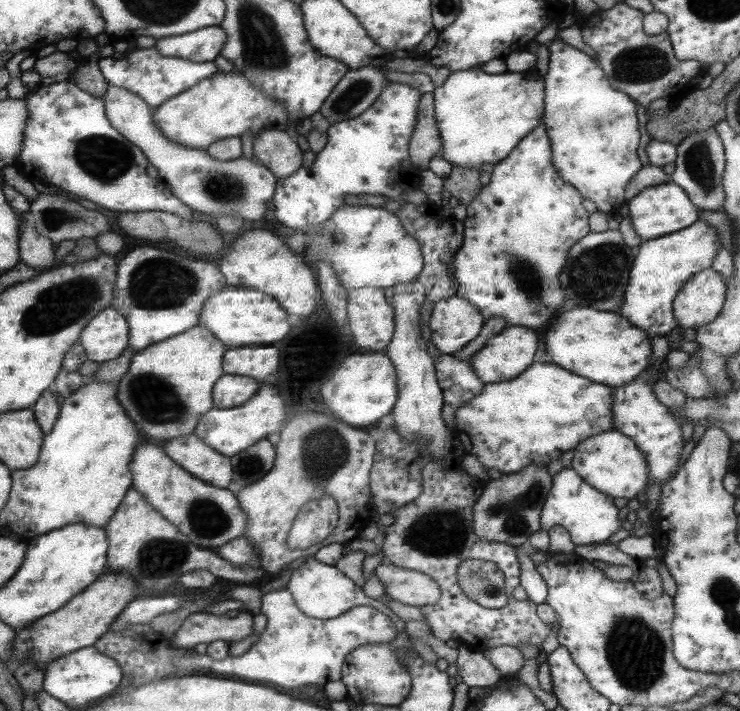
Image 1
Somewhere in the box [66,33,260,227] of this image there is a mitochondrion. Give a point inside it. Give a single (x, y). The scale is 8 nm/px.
(106, 159)

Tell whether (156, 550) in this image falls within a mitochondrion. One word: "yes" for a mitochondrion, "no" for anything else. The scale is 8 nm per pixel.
yes

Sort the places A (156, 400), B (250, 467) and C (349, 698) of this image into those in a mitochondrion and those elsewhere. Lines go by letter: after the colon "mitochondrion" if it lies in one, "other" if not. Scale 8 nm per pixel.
A: mitochondrion
B: mitochondrion
C: other

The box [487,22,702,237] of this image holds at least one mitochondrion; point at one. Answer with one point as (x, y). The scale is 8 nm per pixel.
(639, 63)

